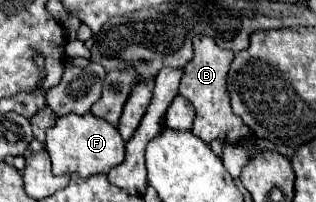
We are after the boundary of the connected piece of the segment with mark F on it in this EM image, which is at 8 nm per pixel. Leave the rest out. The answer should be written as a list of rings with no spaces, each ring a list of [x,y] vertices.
[[[69,113],[65,117],[59,117],[55,127],[47,131],[45,149],[53,163],[53,175],[77,173],[83,179],[99,173],[109,173],[109,169],[117,167],[125,159],[125,141],[121,139],[119,131],[109,121],[95,117],[93,113]]]

